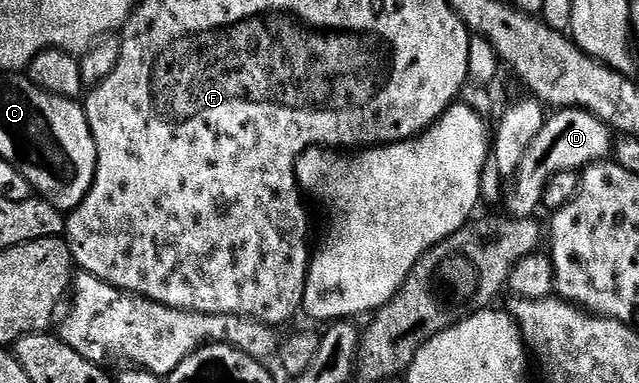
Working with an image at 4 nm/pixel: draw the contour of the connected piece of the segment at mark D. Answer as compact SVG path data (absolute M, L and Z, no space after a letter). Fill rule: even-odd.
M564 108L547 115L540 134L528 150L524 150L524 162L512 177L512 183L504 196L504 208L512 216L533 217L534 211L542 208L544 186L552 174L564 170L578 172L591 164L605 161L615 147L616 136L609 124L596 118L591 112L582 108ZM608 155L608 156L606 156Z

